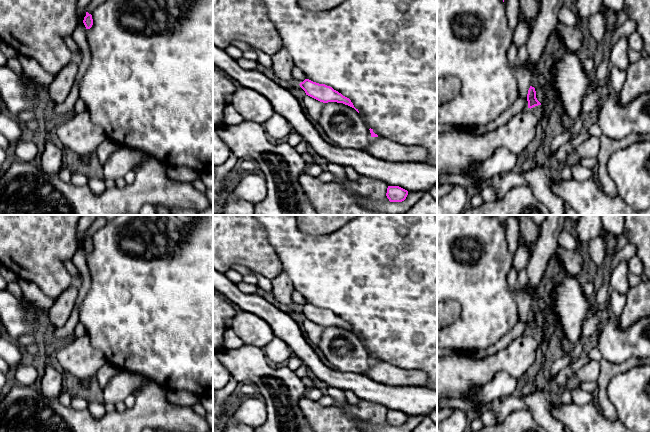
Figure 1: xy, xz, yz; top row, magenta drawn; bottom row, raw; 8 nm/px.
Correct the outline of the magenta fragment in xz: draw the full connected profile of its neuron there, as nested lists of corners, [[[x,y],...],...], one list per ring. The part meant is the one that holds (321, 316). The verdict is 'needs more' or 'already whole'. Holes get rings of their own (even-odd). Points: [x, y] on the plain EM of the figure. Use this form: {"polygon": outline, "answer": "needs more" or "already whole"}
{"polygon": [[[305,303],[305,304],[304,304],[303,306],[301,306],[299,309],[300,309],[300,311],[305,315],[306,319],[308,319],[308,320],[310,320],[310,321],[312,321],[312,322],[314,322],[314,323],[320,325],[320,326],[323,326],[323,327],[328,327],[328,326],[343,327],[343,328],[345,328],[345,329],[348,329],[348,330],[354,332],[354,333],[359,337],[358,333],[356,333],[356,332],[354,331],[353,327],[351,326],[351,324],[350,324],[349,322],[343,320],[341,317],[339,317],[338,315],[334,314],[334,313],[333,313],[332,311],[330,311],[330,310],[327,310],[327,309],[325,309],[325,308],[319,308],[319,307],[313,306],[313,305],[311,305],[311,304],[309,304],[309,303]]], "answer": "already whole"}

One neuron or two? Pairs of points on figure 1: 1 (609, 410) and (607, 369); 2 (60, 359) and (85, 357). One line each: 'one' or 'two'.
1: one
2: one

